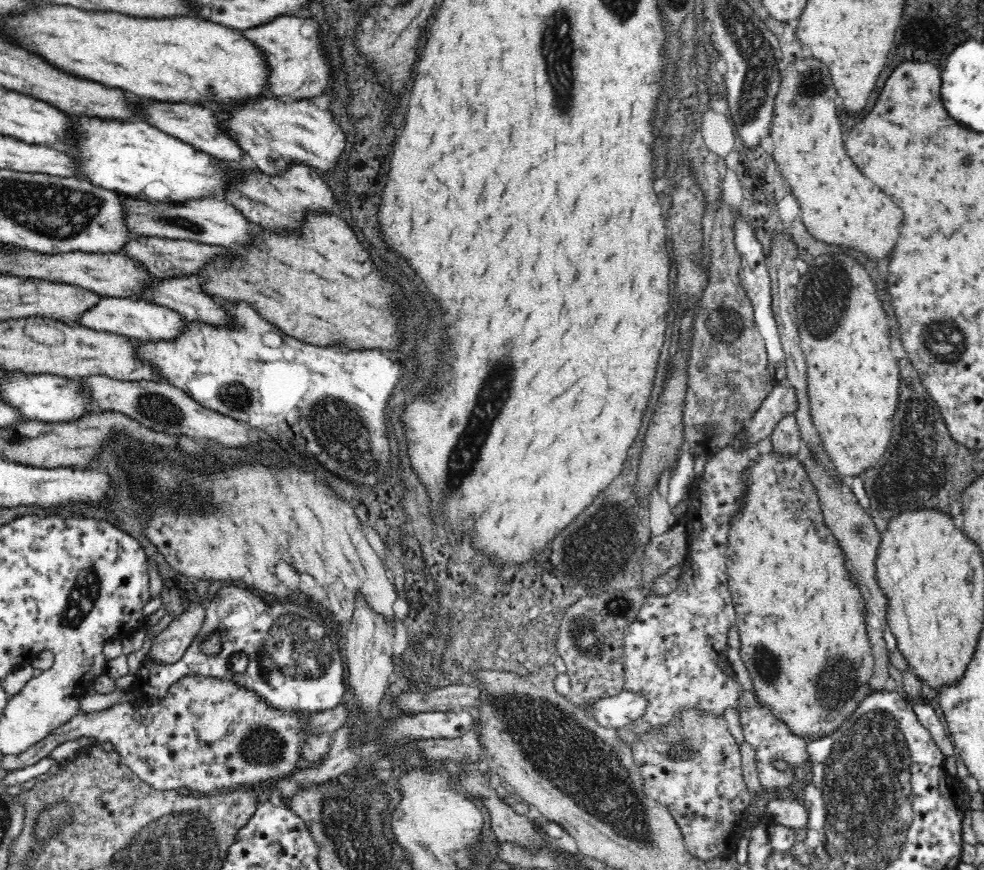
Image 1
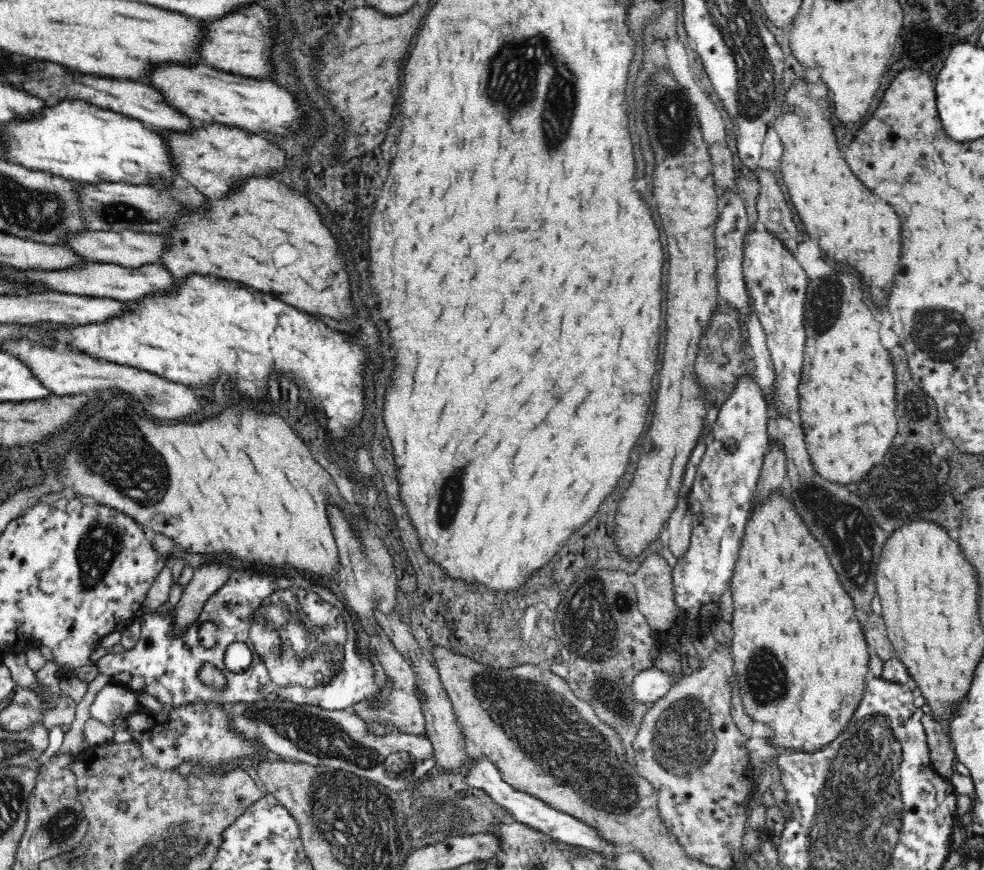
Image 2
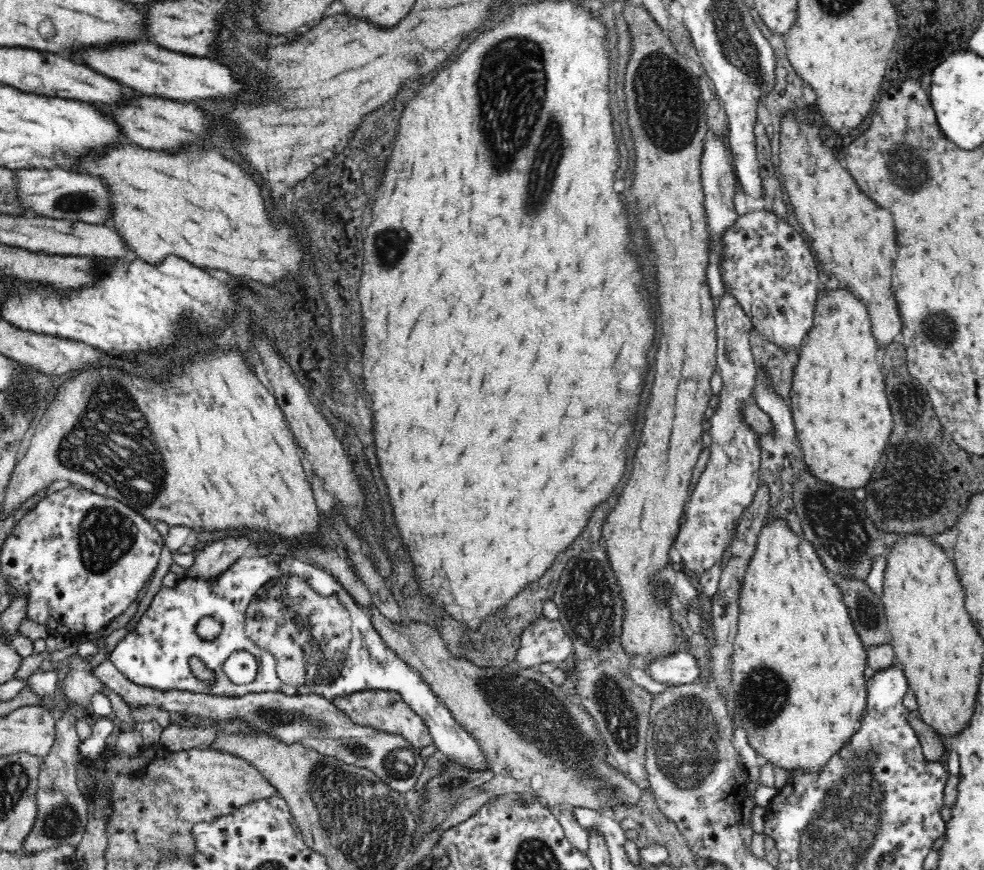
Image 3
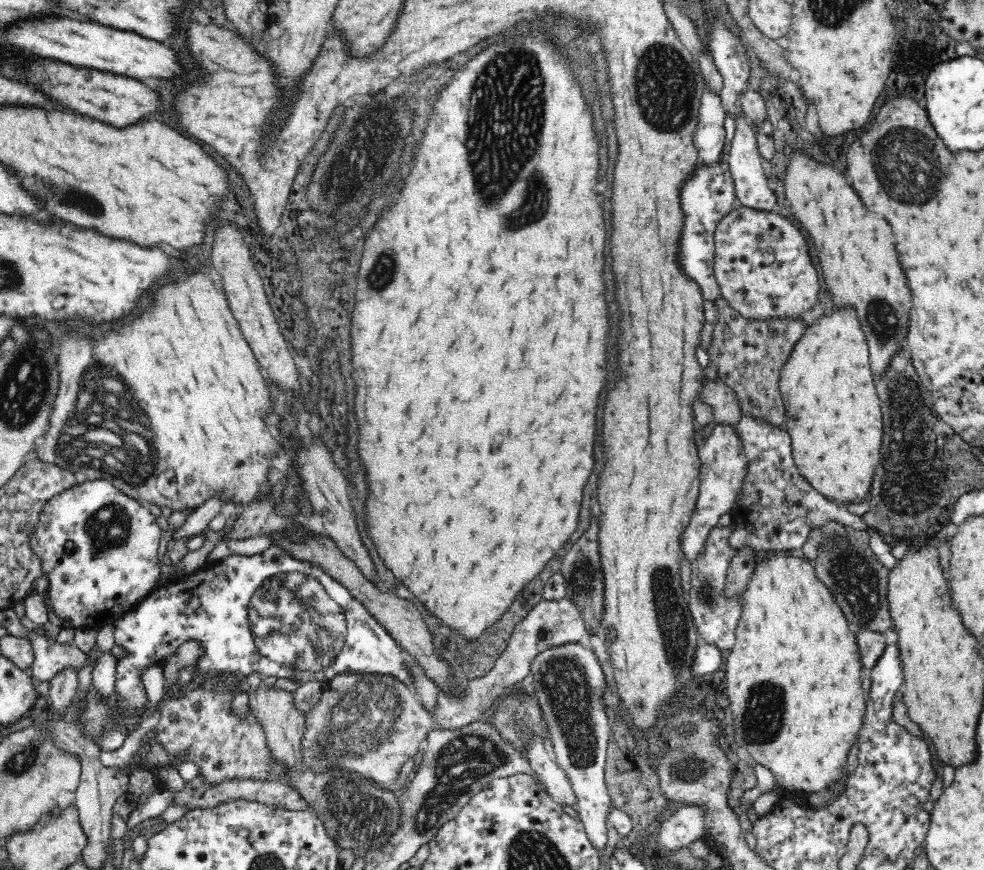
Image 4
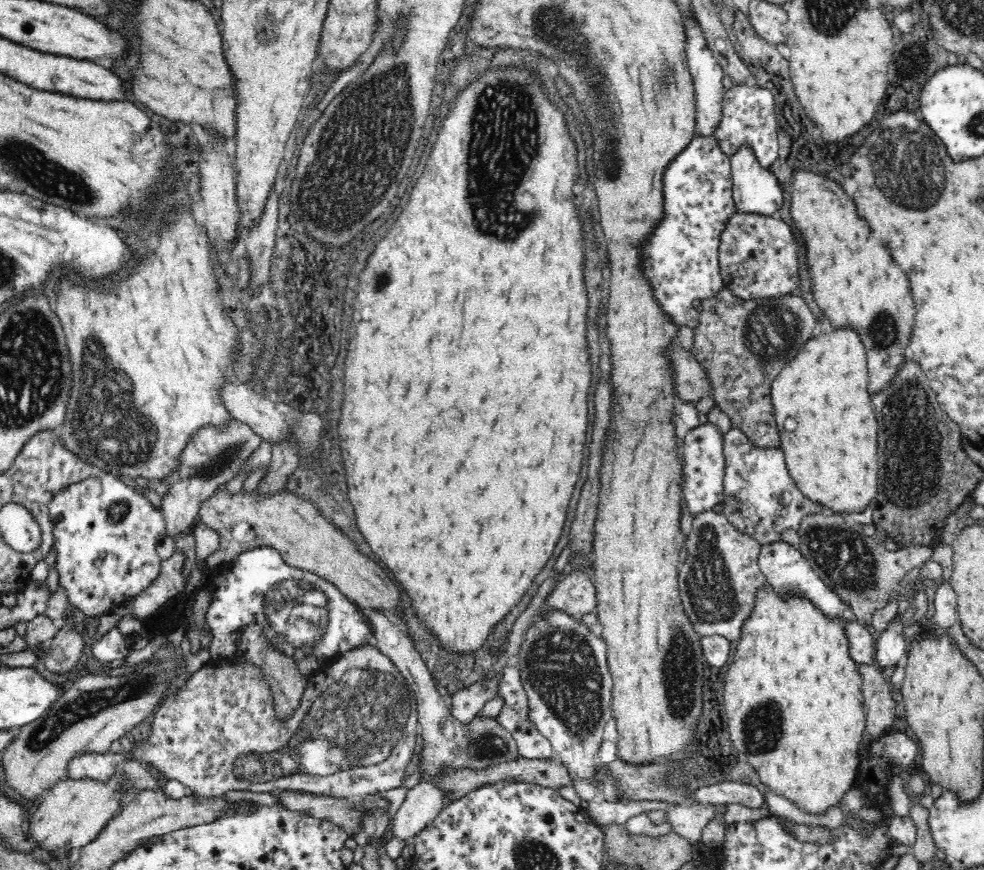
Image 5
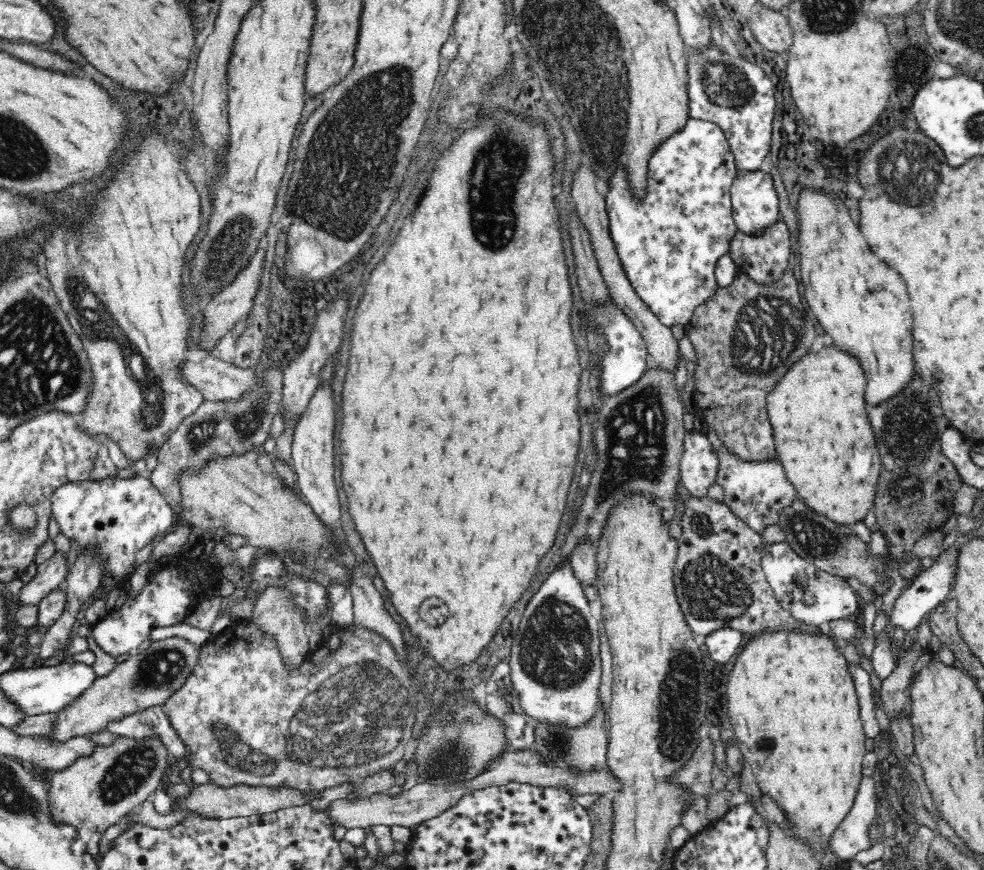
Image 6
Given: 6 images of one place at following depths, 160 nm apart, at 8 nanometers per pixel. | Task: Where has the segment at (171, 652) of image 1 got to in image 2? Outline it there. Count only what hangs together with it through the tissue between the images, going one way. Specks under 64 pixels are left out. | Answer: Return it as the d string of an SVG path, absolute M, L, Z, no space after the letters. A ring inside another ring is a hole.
M204 564L194 571L194 577L182 592L172 613L173 626L170 637L175 639L188 632L198 622L206 601L228 580L231 570L224 564Z

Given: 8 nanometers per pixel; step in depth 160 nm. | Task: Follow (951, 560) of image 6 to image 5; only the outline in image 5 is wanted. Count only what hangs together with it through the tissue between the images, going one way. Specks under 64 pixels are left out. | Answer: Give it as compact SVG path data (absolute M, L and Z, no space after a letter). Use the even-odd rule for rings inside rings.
M897 616L890 628L877 637L874 662L888 678L892 676L897 664L906 657L907 644L903 631L904 624Z

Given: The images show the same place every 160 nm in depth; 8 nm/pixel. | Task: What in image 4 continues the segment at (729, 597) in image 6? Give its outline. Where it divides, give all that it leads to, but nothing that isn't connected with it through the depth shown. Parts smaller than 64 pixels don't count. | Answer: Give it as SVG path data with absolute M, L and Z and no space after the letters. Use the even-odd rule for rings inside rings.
M714 527L710 531L705 542L704 556L691 566L692 592L688 598L689 609L701 643L708 643L720 650L730 651L735 645L735 631L742 612L741 600L729 600L723 596L727 569L732 558L737 554L736 549L728 547L728 538L731 534L730 528Z

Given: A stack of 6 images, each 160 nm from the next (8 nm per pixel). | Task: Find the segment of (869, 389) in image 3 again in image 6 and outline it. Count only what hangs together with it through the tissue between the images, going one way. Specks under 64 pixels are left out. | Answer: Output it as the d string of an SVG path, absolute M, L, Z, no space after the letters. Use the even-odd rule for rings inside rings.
M828 340L828 345L824 344L818 352L806 352L786 371L767 396L767 413L775 430L776 459L786 470L786 476L797 490L799 498L838 524L853 525L858 520L864 520L876 500L880 458L864 402L866 380L858 358L836 348Z

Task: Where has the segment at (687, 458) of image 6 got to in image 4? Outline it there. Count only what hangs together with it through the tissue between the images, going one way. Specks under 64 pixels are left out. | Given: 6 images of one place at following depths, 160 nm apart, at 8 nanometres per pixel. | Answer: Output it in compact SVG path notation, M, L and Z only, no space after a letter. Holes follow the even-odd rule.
M717 423L711 436L700 442L697 447L702 463L699 476L699 493L690 522L681 536L680 548L681 553L686 556L691 564L704 556L707 536L714 527L717 527L720 517L723 514L732 514L733 508L737 506L749 465L749 460L743 453L739 432L735 426Z

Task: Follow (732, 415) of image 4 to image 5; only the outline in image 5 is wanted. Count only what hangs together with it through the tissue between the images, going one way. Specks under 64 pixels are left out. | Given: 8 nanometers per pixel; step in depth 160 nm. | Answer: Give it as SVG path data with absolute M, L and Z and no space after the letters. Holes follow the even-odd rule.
M680 344L670 346L668 352L675 372L675 389L680 402L697 403L706 398L713 399L713 388L705 368Z

